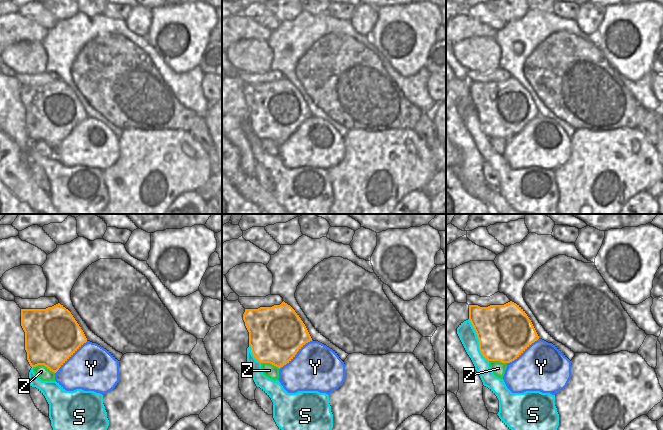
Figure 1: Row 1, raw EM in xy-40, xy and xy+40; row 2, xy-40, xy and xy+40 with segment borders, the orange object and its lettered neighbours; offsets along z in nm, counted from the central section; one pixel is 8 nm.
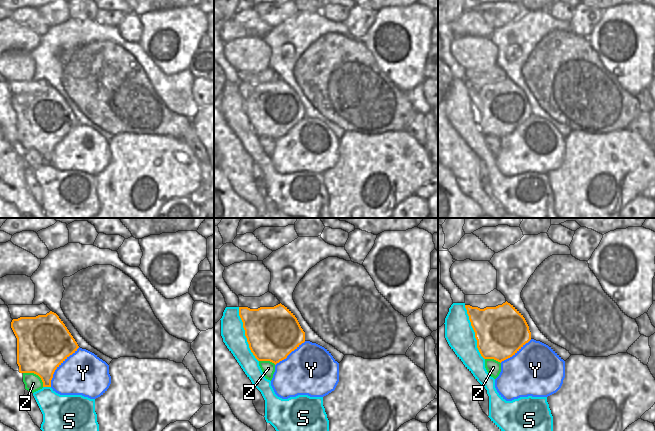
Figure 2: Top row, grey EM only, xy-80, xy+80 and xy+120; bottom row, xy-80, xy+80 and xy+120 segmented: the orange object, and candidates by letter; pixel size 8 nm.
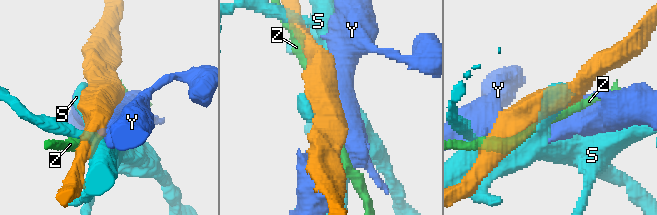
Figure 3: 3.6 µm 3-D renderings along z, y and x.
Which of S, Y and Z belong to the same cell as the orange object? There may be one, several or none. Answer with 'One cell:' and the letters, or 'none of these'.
One cell: none of these

